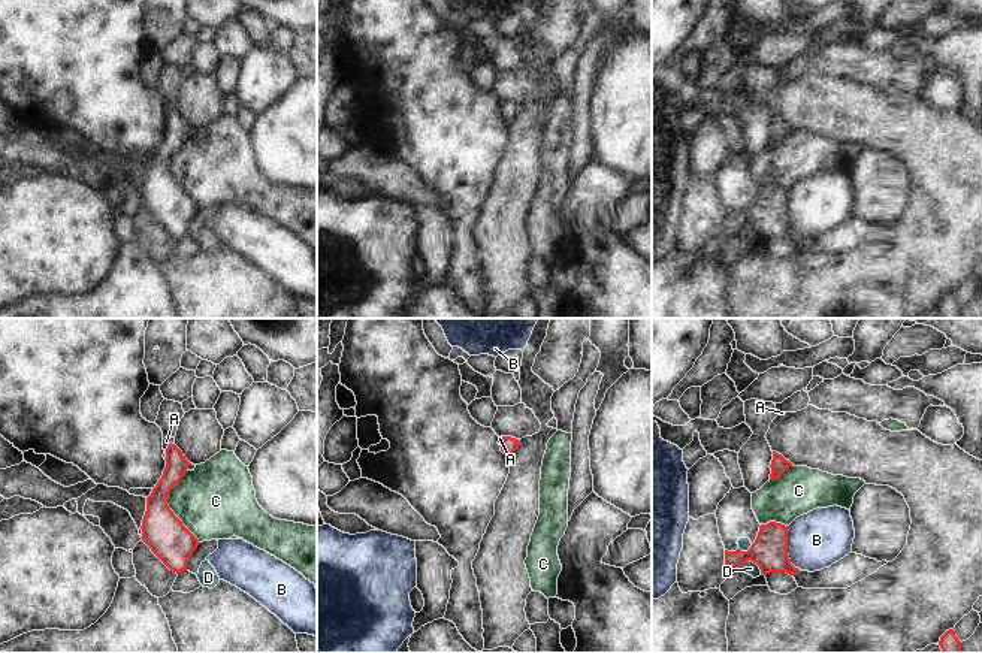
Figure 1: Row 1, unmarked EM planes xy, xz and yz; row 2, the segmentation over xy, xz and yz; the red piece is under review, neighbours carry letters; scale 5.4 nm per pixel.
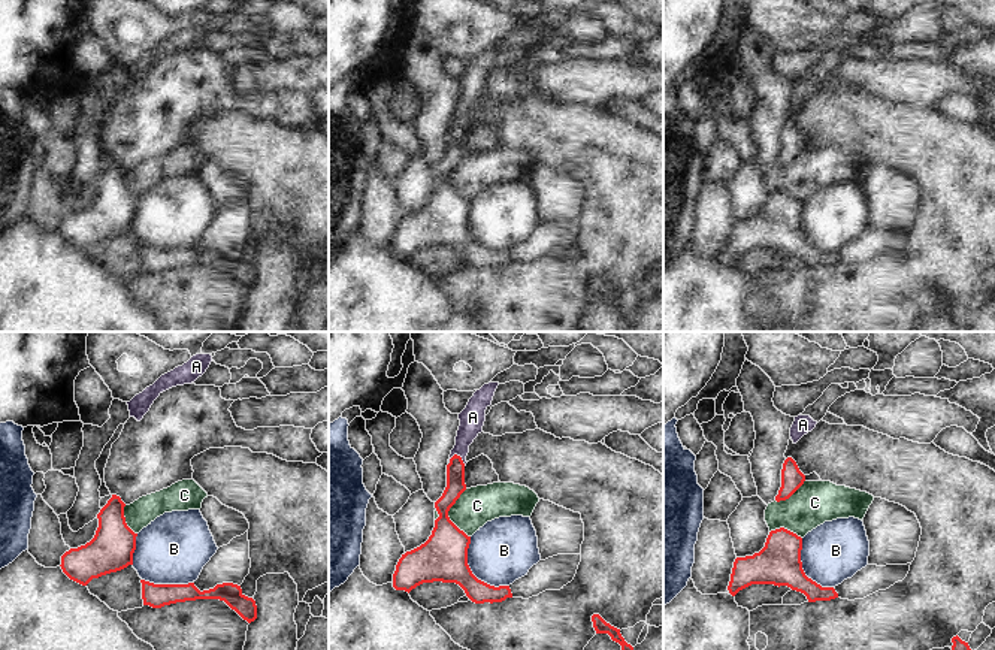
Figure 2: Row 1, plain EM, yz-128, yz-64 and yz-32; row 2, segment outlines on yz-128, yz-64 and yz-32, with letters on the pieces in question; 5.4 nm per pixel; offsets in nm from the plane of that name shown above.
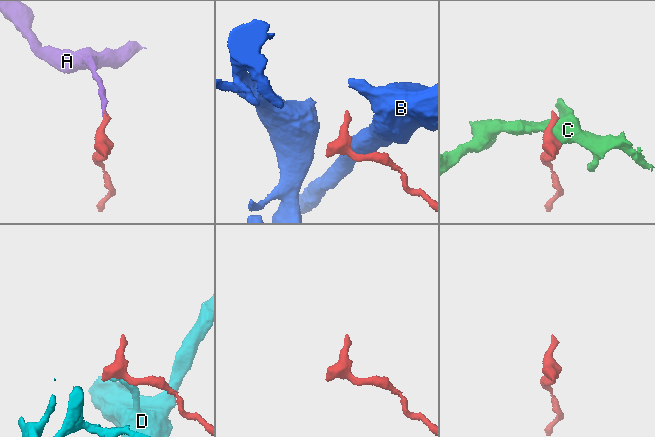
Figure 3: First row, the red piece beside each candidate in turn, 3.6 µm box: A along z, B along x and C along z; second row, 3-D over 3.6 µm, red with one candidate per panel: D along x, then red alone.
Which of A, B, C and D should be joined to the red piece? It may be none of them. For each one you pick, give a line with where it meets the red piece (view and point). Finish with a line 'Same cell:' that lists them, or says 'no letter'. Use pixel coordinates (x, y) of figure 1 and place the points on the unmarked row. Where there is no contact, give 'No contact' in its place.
A: Touches red at xy (166, 115)
Same cell: A.

